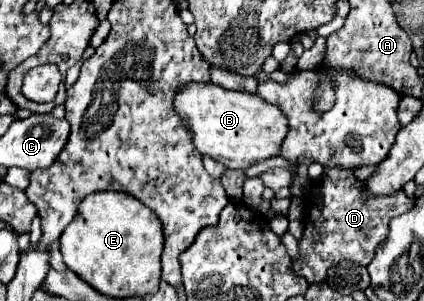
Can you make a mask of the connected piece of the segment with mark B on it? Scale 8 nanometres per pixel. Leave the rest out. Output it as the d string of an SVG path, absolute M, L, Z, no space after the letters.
M212 82L208 84L186 84L176 94L176 112L188 122L190 132L194 134L194 146L208 154L210 158L222 162L226 168L240 168L246 170L248 166L268 160L272 156L280 156L280 146L288 134L288 118L278 106L272 106L270 102L264 102L258 94L248 92L230 92L224 90Z

